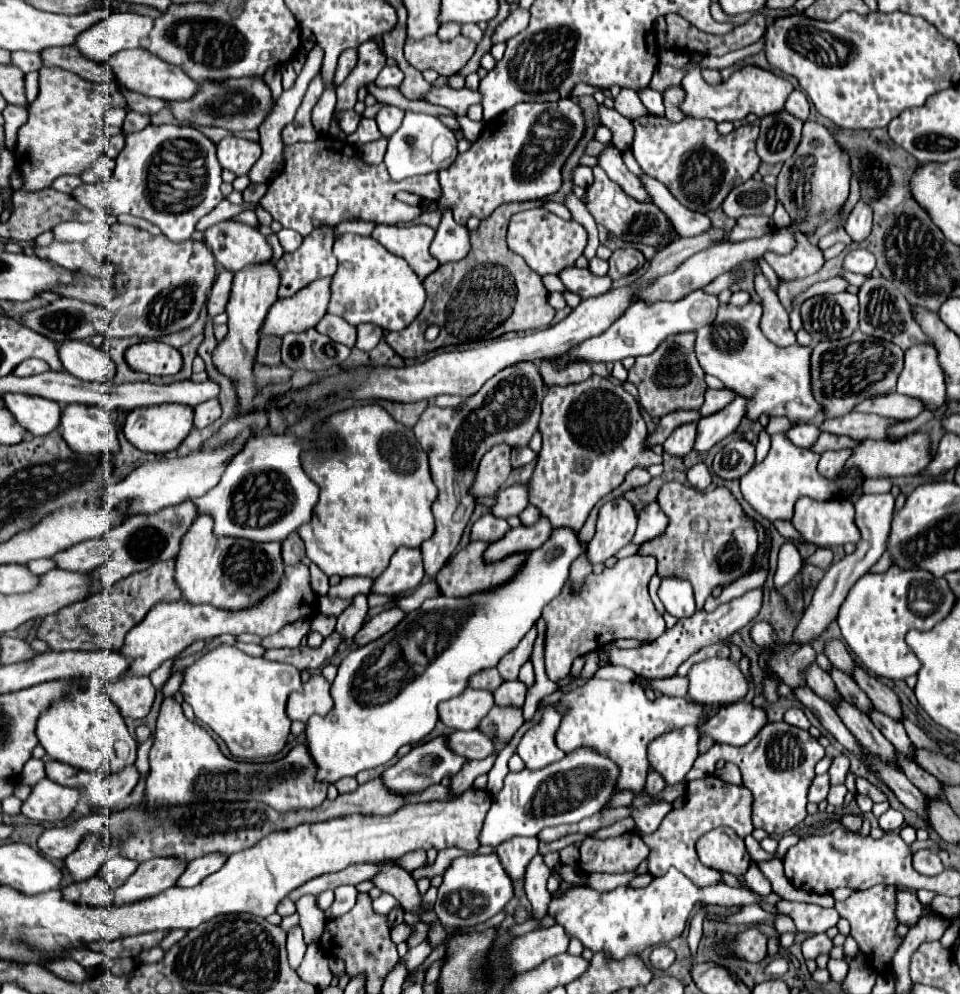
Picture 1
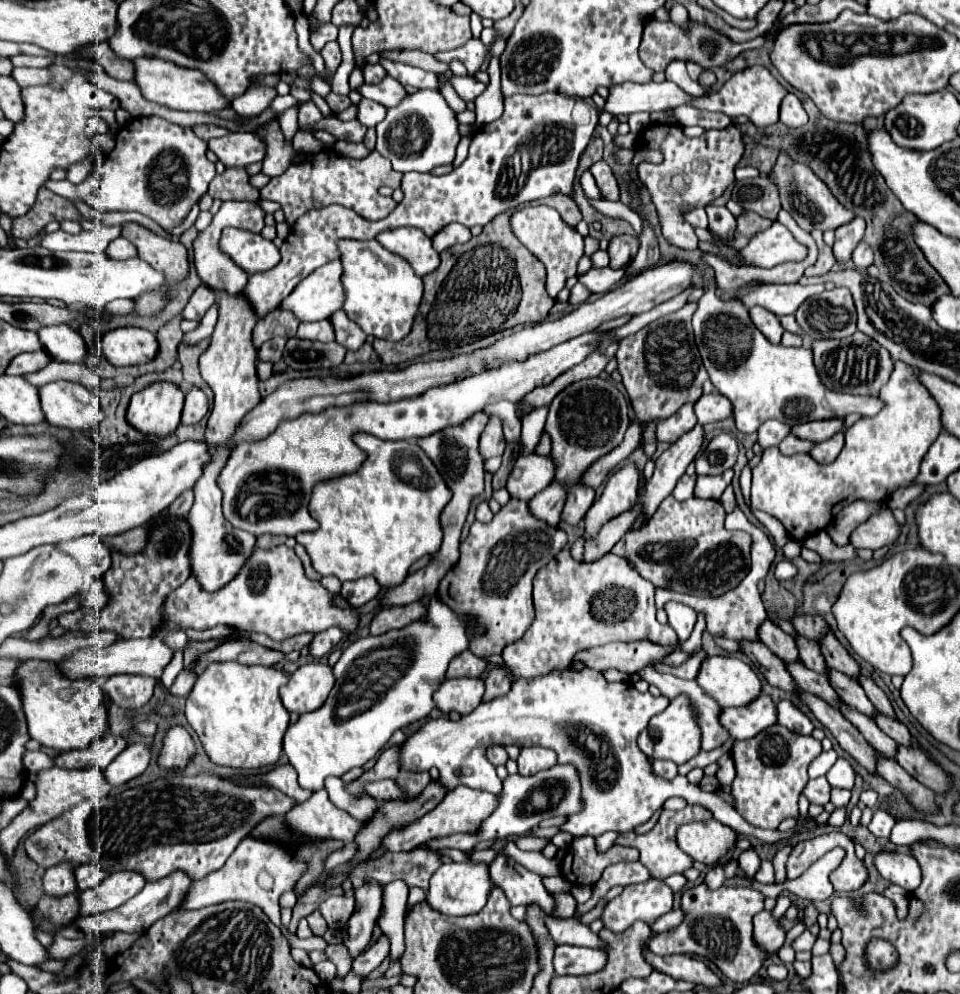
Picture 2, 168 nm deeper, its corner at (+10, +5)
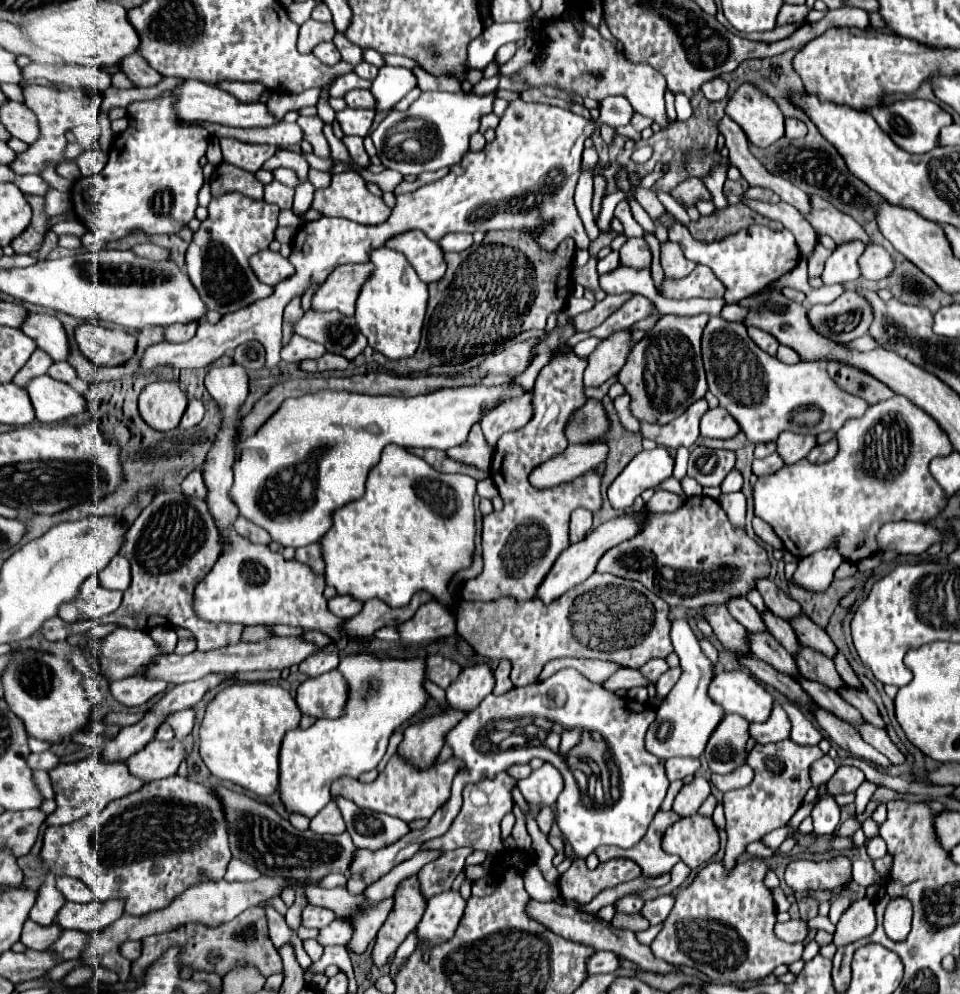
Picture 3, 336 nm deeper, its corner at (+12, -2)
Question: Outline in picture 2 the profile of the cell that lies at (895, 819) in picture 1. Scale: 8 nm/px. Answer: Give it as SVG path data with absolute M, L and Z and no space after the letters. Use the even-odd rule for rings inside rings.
M876 809L876 811L874 811L874 817L872 817L870 825L868 825L868 829L870 829L876 837L888 837L890 831L892 831L892 827L894 827L894 823L896 823L896 819L894 819L890 813Z

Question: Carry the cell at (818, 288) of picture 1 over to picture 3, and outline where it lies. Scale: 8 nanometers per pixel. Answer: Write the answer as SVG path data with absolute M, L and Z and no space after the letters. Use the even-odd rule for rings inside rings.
M728 304L728 306L724 306L722 308L722 312L720 312L720 316L724 318L724 320L728 320L728 322L738 322L738 320L742 320L744 316L746 316L746 308L740 308L740 306L736 306L736 304Z

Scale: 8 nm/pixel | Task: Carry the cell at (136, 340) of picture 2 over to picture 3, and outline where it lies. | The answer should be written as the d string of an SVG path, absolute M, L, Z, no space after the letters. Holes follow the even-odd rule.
M84 322L74 330L80 352L96 366L118 366L136 350L136 338L124 330L108 330L98 324Z

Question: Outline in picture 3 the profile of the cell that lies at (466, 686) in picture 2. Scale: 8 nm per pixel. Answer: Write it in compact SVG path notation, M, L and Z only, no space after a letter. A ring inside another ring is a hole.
M484 662L464 666L460 676L446 688L448 706L454 710L472 712L480 706L480 702L492 694L494 690L494 674L492 668Z

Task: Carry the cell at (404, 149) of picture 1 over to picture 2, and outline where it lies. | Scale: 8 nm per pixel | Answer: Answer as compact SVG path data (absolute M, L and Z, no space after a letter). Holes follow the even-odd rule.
M430 89L416 91L408 99L404 99L400 105L388 109L386 119L376 125L376 131L378 131L376 151L382 157L390 159L394 171L400 171L400 173L432 171L434 167L450 165L454 161L456 145L460 141L460 133L458 133L458 123L454 119L454 111L446 105L444 97L438 91L430 91ZM404 121L406 121L406 125L410 129L408 139L402 141L402 143L390 139L390 129L394 129L396 125L400 125Z

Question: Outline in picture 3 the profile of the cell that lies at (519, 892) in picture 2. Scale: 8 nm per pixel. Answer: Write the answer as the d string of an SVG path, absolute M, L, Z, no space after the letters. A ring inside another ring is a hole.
M530 900L528 904L528 916L542 922L544 926L548 926L552 932L564 936L564 938L570 938L574 942L580 942L580 944L588 944L596 950L610 950L610 952L616 952L618 956L626 958L626 960L632 960L636 962L638 966L642 966L644 970L648 972L656 972L656 974L666 974L670 970L676 970L676 966L670 966L668 962L656 958L650 950L650 946L644 946L636 940L634 932L632 930L622 930L622 928L614 928L610 922L604 922L602 918L594 916L594 914L586 914L586 912L580 912L572 906L566 906L566 904L556 904L556 902L536 902L536 900Z

